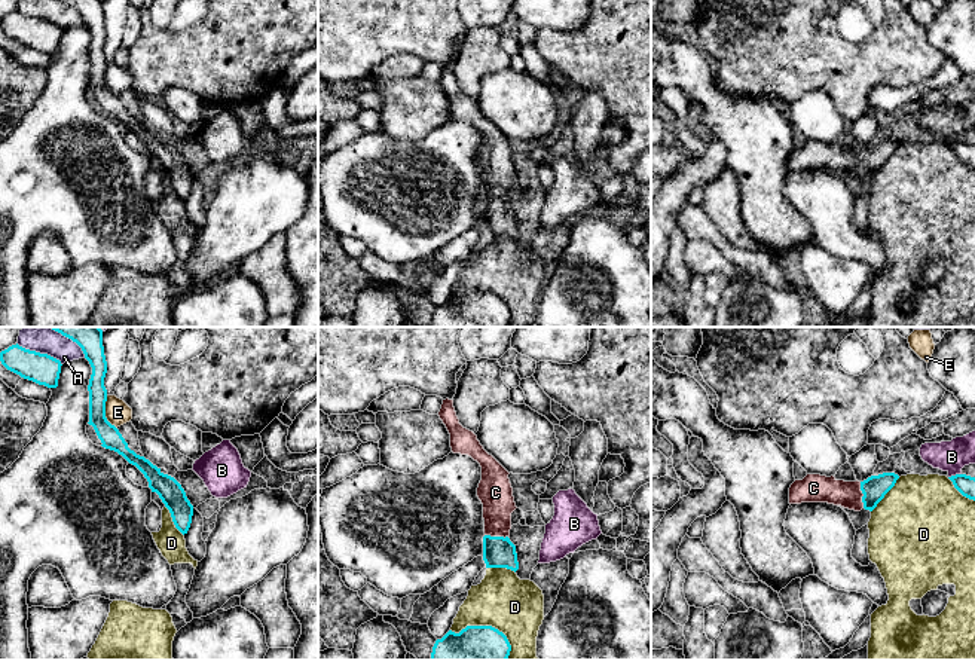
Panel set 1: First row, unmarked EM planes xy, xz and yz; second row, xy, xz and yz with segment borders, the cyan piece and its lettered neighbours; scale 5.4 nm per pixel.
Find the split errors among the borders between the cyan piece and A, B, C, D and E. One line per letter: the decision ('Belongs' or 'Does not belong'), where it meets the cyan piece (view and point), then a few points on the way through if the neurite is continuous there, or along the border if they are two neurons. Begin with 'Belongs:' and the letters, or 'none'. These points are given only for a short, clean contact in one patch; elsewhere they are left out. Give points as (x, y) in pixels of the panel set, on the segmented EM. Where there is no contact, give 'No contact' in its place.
Belongs: C
A: Does not belong. Touches cyan at xy (39, 353)
B: Does not belong. Touches cyan at yz (956, 474)
C: Belongs. Touches cyan at yz (864, 495). Path across: yz (874, 488), (864, 495), (819, 488)
D: Does not belong. Touches cyan at xz (488, 626)
E: Does not belong. Touches cyan at xy (104, 412)

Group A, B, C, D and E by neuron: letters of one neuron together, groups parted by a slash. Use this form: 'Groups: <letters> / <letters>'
Groups: A / B / C / D / E

